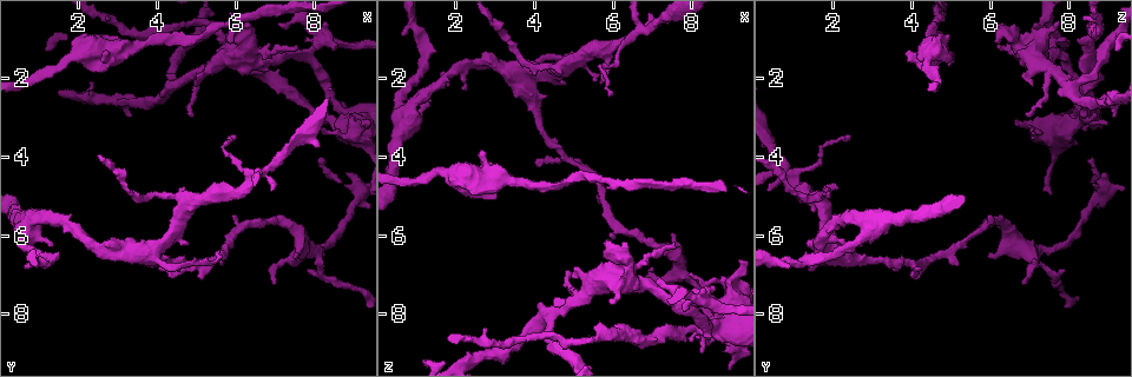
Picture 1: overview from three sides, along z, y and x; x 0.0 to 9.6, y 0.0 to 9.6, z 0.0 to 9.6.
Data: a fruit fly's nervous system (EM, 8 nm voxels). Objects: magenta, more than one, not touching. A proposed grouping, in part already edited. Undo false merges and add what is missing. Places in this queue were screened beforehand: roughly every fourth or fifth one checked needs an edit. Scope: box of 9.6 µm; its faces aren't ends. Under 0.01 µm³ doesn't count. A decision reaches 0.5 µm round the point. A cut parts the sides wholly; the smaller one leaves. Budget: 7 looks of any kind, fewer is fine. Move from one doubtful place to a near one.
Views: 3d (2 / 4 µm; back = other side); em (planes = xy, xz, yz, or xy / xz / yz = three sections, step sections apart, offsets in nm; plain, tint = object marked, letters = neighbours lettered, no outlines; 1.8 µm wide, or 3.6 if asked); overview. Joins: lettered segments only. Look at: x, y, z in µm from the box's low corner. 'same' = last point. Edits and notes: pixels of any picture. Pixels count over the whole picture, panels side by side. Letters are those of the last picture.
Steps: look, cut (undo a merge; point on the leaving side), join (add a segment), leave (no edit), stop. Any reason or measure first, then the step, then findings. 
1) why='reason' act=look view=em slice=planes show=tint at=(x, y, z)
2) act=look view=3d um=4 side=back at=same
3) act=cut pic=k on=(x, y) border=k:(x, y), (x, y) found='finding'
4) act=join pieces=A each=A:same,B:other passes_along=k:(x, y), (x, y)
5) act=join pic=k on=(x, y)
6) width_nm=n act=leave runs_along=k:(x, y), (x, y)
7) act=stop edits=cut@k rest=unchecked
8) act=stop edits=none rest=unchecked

why='an open end' act=look view=em slice=planes show=letters at=(8.80, 4.40, 8.95)

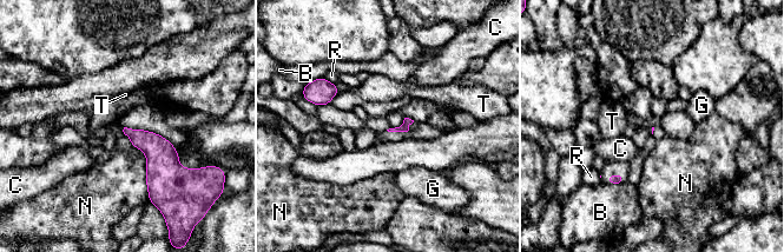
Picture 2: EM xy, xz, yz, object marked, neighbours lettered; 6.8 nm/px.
longest_contact=N:380nm act=leave each=B:other,C:other,G:other,N:other,R:other,T:other found='none of them fits'

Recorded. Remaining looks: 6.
why='free end' act=look view=3d um=4 at=(6.35, 0.60, 6.20)

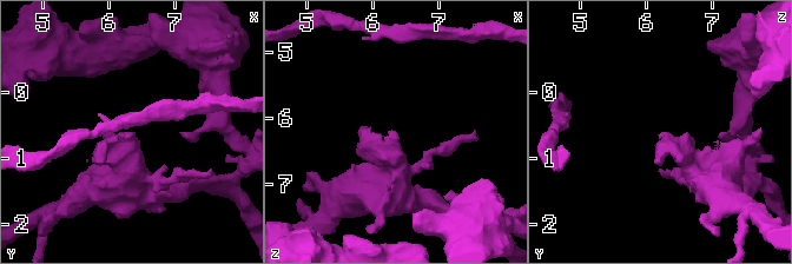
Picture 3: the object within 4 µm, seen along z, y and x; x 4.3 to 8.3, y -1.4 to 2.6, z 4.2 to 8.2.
act=look view=em slice=planes show=letters at=(6.35, 0.70, 6.15)

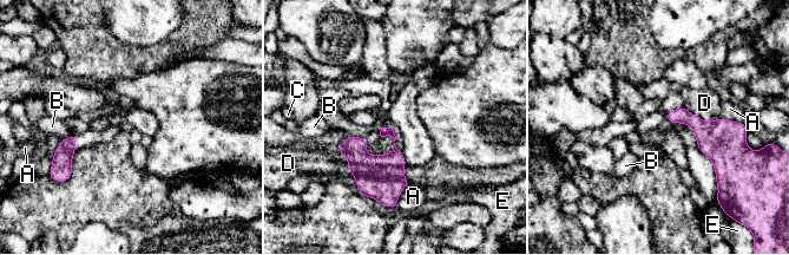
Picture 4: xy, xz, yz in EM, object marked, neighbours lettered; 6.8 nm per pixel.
act=leave each=A:other,B:other,C:other,D:other,E:other border=4:(683, 106), (704, 121), (720, 118) found='no lettered segment goes on from it'

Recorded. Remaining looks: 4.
why='looks like a crossing' act=look view=em slice=planes show=letters at=(7.95, 6.35, 7.10)

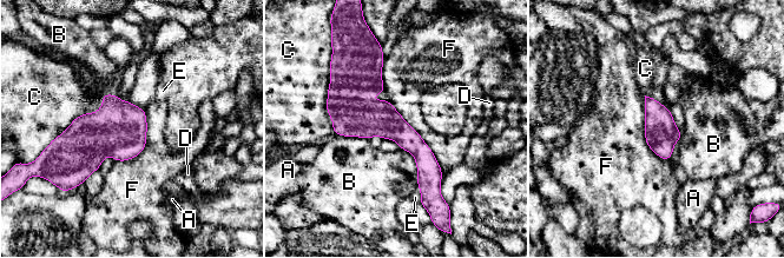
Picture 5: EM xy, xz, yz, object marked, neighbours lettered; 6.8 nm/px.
width_nm=220 longest_contact=F:600nm act=leave each=A:other,B:other,C:other,D:other,E:other,F:other found='one neuron here'

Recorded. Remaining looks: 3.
act=stop edits=none rest=unchecked

